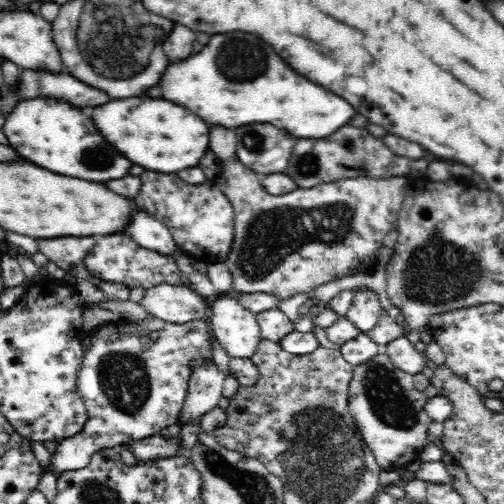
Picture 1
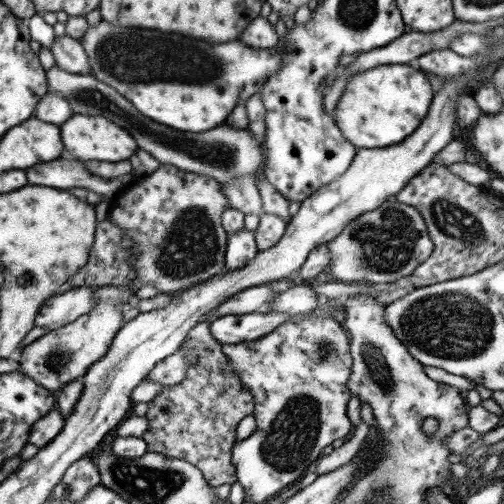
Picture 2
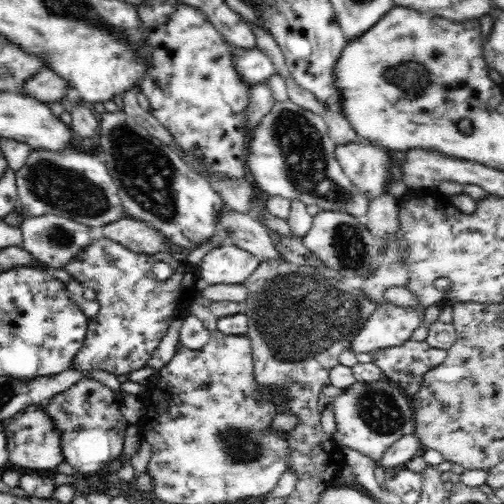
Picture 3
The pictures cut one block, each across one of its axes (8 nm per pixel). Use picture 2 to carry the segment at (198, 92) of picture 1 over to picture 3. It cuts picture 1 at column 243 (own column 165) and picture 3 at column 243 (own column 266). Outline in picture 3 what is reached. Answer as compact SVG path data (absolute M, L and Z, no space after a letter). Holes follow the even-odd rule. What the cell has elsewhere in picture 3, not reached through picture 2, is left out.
M236 48L234 50L234 68L238 72L238 76L242 78L242 82L246 82L248 86L256 86L256 84L264 84L266 80L270 80L274 72L274 62L270 60L270 56L266 56L266 52L258 50L258 48Z

